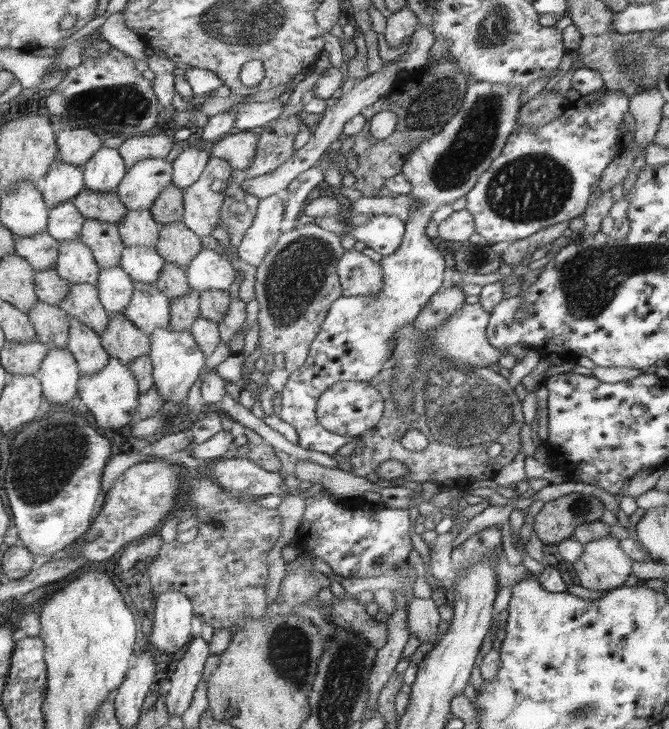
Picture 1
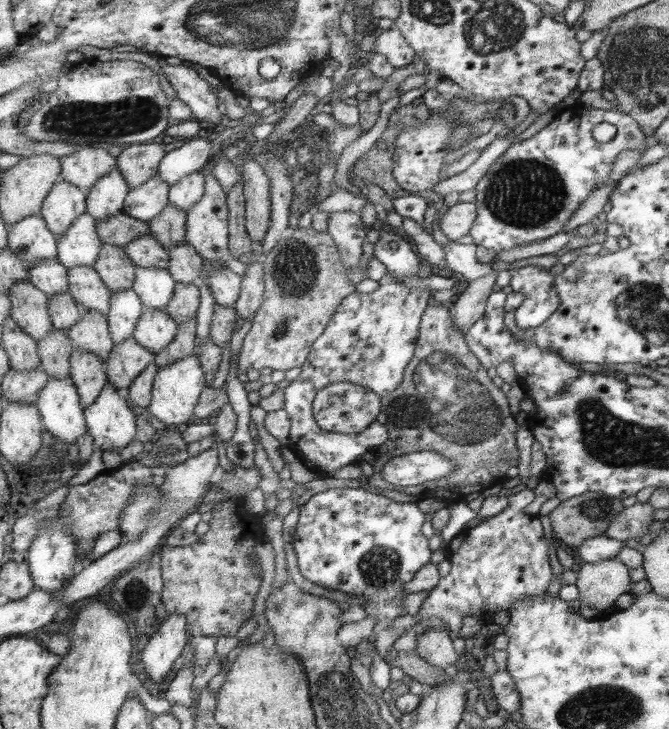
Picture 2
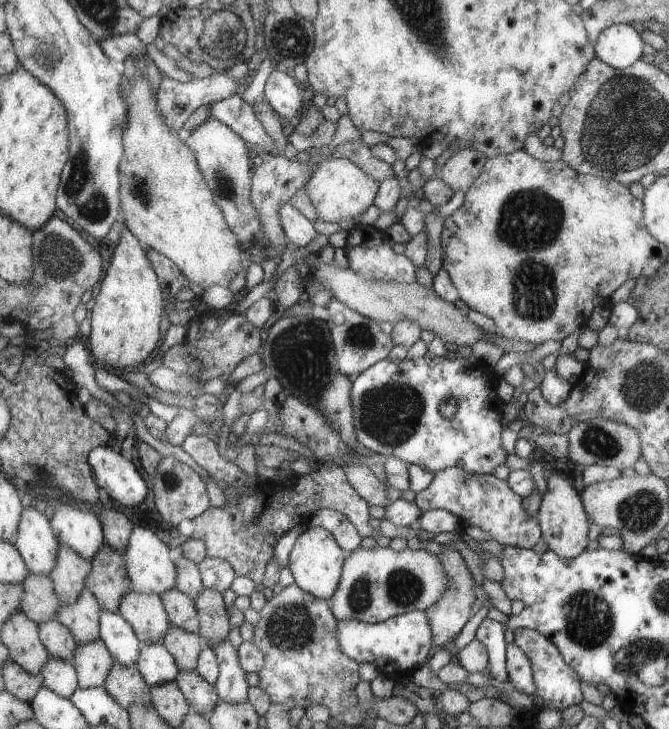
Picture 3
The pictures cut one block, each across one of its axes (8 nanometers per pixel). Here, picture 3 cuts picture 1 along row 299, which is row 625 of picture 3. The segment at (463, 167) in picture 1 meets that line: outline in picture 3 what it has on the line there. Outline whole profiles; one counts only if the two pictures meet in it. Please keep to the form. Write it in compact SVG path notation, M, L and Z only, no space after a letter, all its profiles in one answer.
M411 611L372 625L338 621L338 636L342 650L359 664L374 662L374 666L396 672L400 677L410 677L419 667L429 663L435 651L430 618L424 611Z

